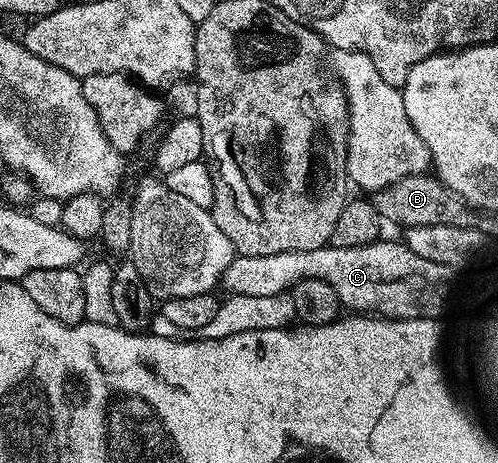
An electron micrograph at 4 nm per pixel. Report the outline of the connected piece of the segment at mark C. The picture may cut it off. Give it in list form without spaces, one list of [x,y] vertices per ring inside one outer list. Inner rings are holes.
[[[376,241],[363,247],[332,247],[321,249],[293,249],[289,253],[269,253],[265,257],[249,257],[236,254],[235,260],[225,269],[221,280],[224,292],[245,297],[273,297],[290,292],[297,281],[306,279],[320,279],[329,281],[333,285],[333,293],[337,293],[340,304],[355,313],[367,313],[367,305],[377,303],[377,291],[381,281],[391,281],[403,275],[409,275],[417,269],[425,267],[415,265],[417,261],[411,259],[413,250],[403,241],[398,243],[383,243]]]

